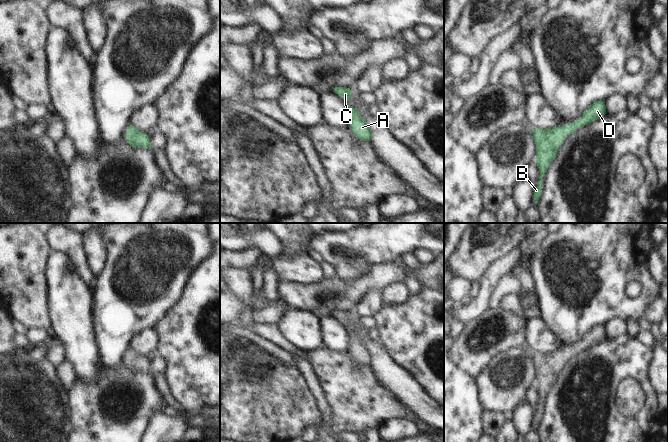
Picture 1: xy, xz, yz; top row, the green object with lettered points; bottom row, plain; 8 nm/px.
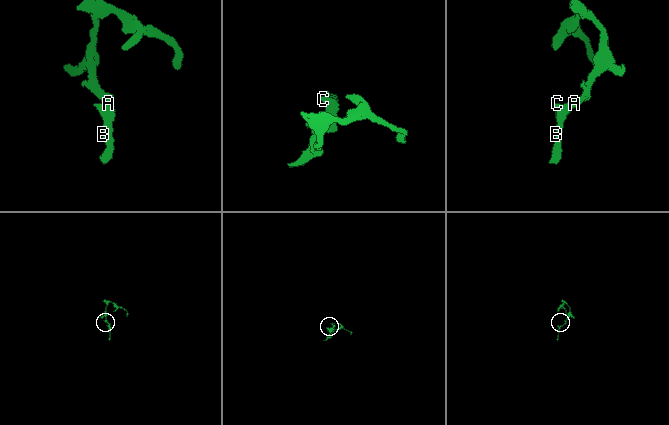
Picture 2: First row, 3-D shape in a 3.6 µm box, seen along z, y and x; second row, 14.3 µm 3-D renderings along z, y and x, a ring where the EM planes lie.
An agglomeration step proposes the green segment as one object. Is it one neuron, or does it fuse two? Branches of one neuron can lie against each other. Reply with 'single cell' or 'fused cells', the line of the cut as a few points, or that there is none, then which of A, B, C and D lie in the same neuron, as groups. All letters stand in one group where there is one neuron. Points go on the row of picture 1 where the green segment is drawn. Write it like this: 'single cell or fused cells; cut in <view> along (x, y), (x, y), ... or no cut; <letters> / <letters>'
single cell; no cut; A B C D

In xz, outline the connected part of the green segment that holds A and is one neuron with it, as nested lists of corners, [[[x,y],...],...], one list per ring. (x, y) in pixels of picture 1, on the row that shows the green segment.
[[[349,106],[352,115],[352,122],[350,125],[351,131],[363,141],[370,141],[372,139],[372,132],[368,123],[359,116],[359,110],[353,106]]]

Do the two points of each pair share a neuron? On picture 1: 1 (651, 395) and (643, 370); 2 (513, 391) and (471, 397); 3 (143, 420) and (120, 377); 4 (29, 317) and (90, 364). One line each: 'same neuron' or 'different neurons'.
1: same neuron
2: different neurons
3: same neuron
4: different neurons

